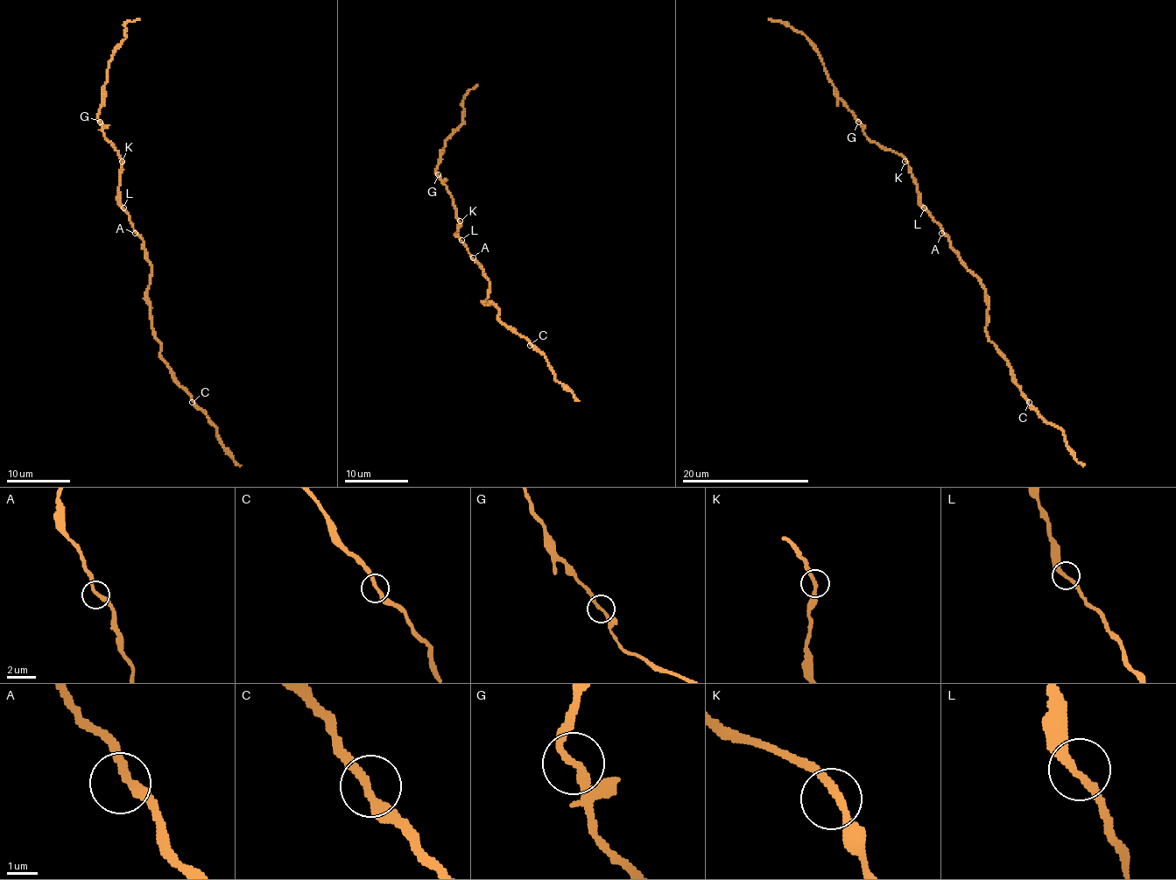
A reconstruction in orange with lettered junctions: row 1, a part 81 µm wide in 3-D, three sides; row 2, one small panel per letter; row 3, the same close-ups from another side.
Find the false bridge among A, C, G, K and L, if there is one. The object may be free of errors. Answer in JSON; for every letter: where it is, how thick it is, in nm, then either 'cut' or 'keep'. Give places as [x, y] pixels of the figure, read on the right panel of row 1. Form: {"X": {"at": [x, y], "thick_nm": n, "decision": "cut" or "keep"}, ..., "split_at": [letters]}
{"A": {"at": [941, 233], "thick_nm": 240, "decision": "keep"}, "C": {"at": [1029, 402], "thick_nm": 260, "decision": "keep"}, "G": {"at": [858, 122], "thick_nm": 240, "decision": "keep"}, "K": {"at": [904, 161], "thick_nm": 240, "decision": "keep"}, "L": {"at": [924, 207], "thick_nm": 240, "decision": "keep"}, "split_at": []}

